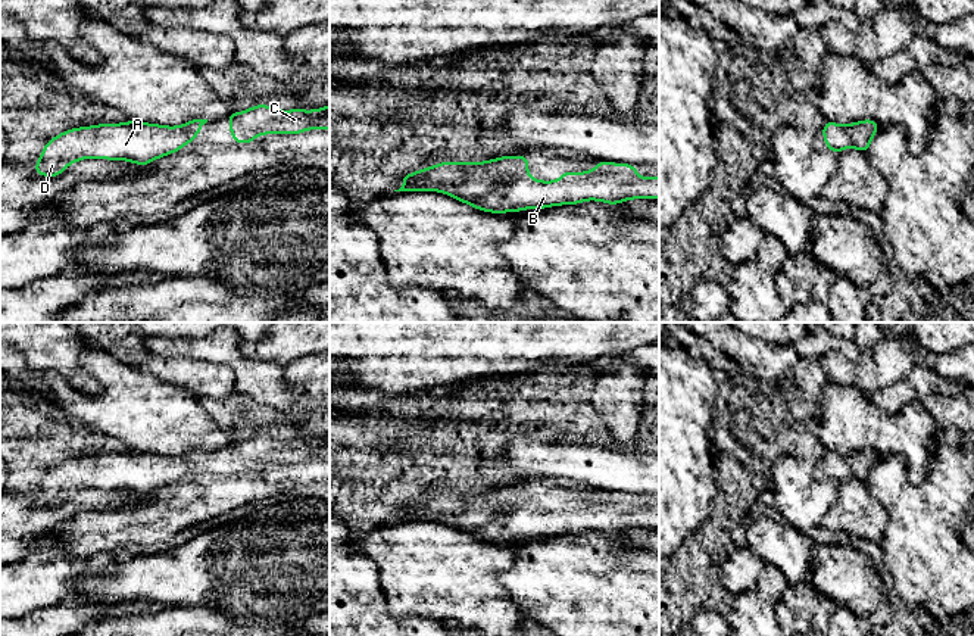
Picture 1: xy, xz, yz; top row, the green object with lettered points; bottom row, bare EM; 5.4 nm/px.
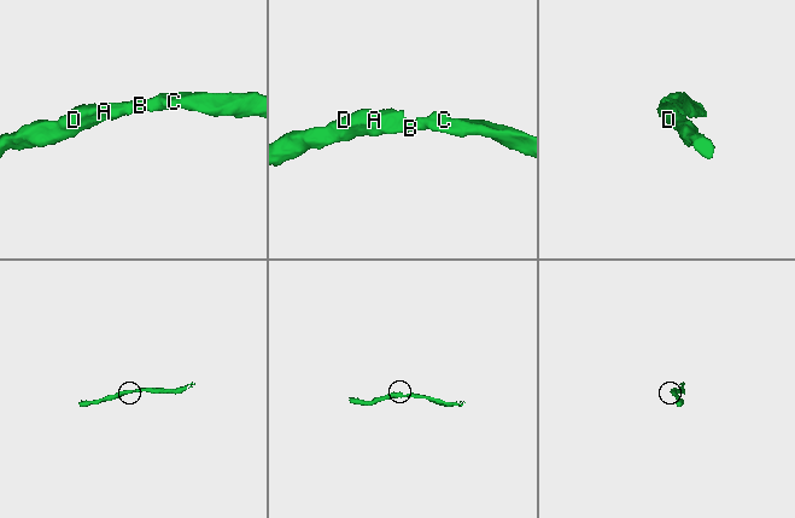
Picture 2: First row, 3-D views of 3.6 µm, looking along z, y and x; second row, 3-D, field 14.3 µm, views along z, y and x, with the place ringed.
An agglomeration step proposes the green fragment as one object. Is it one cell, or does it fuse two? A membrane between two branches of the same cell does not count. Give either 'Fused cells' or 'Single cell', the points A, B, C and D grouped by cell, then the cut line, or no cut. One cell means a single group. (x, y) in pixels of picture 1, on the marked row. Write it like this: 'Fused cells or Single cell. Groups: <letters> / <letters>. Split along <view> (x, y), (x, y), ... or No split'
Single cell. Groups: A B C D. No split

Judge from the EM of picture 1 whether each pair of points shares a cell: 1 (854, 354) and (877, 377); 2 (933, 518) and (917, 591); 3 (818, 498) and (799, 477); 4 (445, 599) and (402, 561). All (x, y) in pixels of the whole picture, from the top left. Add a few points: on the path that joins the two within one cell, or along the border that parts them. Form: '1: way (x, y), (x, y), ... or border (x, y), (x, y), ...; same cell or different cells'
1: border (862, 351), (855, 361), (833, 351), (824, 354); different cells
2: way (926, 536), (926, 566), (921, 573); same cell
3: way (812, 495), (799, 483); same cell
4: way (434, 589), (412, 567); same cell

